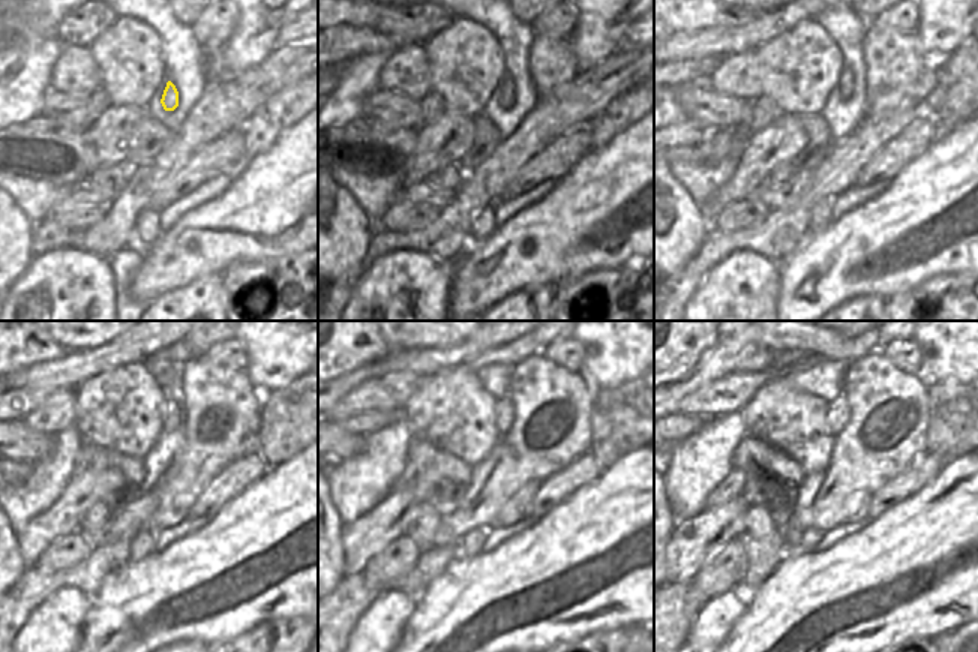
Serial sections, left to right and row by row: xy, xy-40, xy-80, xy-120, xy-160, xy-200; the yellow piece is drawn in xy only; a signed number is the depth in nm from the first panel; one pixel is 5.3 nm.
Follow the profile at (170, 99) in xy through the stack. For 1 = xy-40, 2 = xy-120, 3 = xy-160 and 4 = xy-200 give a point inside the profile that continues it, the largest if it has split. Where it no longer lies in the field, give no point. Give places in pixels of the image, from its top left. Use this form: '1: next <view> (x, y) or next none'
1: next xy-40 (507, 95)
2: next xy-120 (173, 414)
3: next xy-160 (503, 411)
4: next xy-200 (837, 414)

